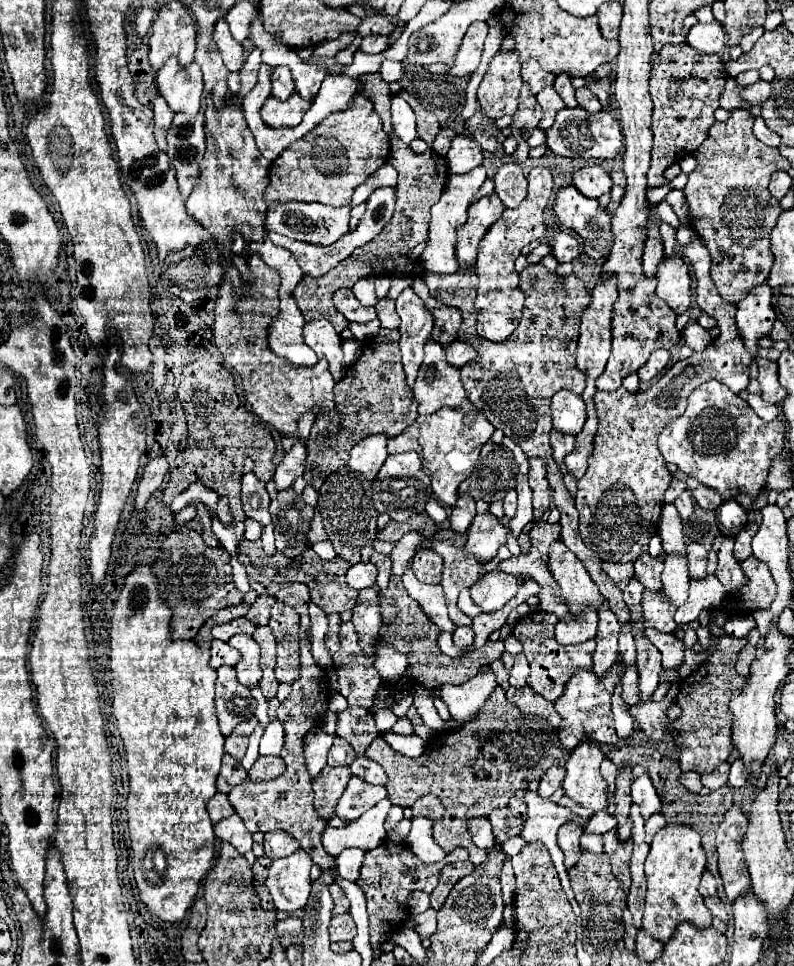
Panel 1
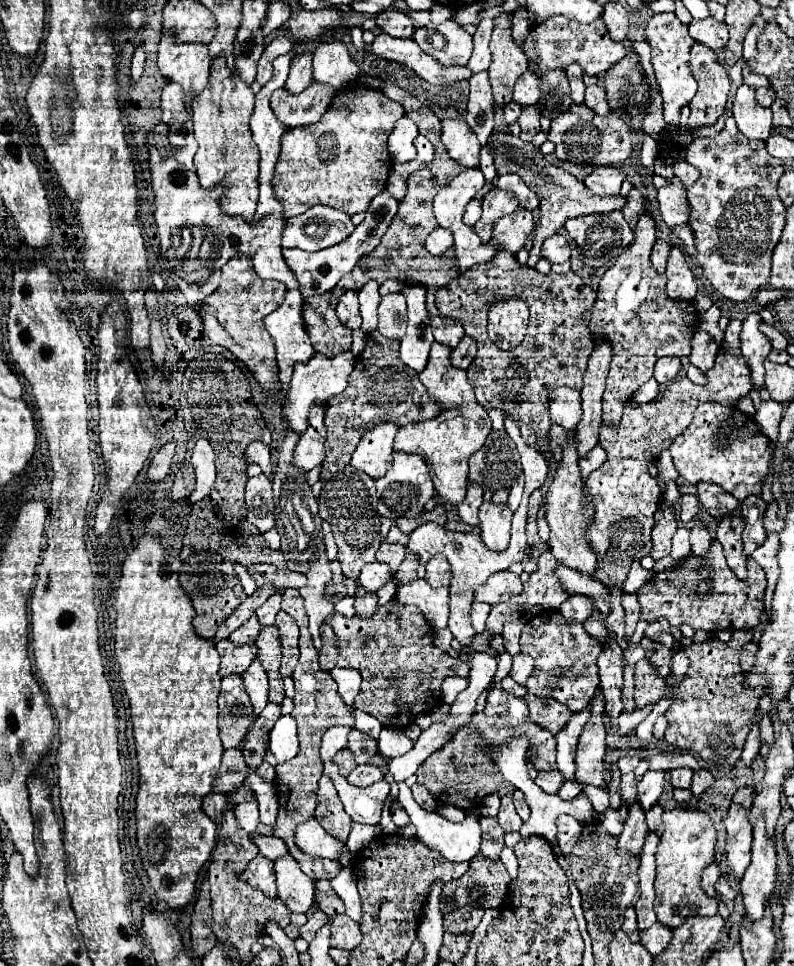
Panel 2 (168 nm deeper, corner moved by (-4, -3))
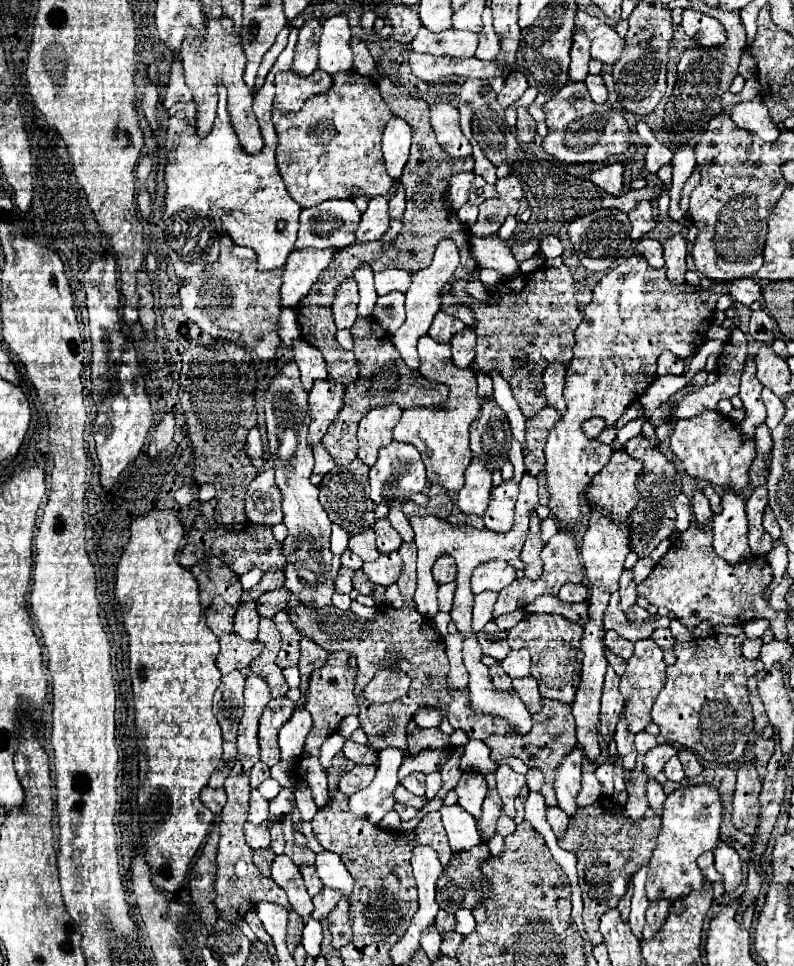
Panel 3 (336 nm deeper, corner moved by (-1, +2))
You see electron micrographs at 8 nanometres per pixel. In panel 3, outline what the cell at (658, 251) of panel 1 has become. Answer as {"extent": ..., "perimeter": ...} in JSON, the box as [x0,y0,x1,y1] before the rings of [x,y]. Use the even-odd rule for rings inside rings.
{"extent":[634,238,664,268],"perimeter":[[[642,238],[636,248],[634,248],[636,254],[642,254],[648,264],[652,268],[662,268],[664,266],[664,258],[662,258],[662,244],[658,240],[652,240],[652,238]]]}

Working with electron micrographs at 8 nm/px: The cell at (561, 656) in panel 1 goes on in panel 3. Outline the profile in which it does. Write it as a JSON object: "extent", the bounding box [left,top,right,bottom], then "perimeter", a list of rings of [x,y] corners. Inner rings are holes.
{"extent":[508,614,582,704],"perimeter":[[[528,614],[524,620],[520,620],[518,626],[512,630],[514,634],[508,636],[508,644],[512,648],[526,648],[532,656],[532,676],[540,684],[540,694],[544,698],[554,698],[566,704],[572,704],[576,698],[576,690],[580,684],[580,640],[582,640],[582,628],[564,616],[558,614]]]}

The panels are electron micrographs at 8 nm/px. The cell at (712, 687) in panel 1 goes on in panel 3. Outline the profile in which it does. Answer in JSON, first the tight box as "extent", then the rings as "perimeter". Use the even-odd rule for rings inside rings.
{"extent":[652,632,762,764],"perimeter":[[[744,632],[740,636],[728,634],[714,634],[702,640],[690,642],[676,642],[674,654],[676,662],[668,666],[668,678],[664,688],[660,690],[654,708],[652,708],[652,722],[660,726],[660,740],[670,744],[682,744],[696,752],[702,760],[710,764],[730,764],[738,760],[746,748],[748,734],[752,732],[752,706],[748,702],[746,682],[750,676],[762,670],[762,662],[748,660],[742,656],[742,642],[746,640]]]}

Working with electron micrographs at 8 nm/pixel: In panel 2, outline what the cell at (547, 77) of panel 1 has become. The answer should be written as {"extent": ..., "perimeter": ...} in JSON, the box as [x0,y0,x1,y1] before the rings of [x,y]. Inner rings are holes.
{"extent":[513,71,541,107],"perimeter":[[[525,71],[517,85],[515,85],[515,91],[513,91],[513,101],[521,107],[527,107],[527,105],[535,105],[541,97],[541,91],[539,91],[539,77],[535,77],[531,71]]]}

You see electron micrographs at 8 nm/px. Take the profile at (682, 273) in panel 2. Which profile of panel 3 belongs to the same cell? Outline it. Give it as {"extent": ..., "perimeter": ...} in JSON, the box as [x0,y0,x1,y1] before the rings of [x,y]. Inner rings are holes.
{"extent":[664,234,686,286],"perimeter":[[[674,234],[664,242],[664,260],[668,270],[668,280],[678,286],[684,284],[686,274],[686,240],[682,234]]]}

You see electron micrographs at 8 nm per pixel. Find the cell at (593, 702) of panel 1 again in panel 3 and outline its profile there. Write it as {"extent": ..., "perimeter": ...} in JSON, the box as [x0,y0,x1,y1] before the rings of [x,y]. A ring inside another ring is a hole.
{"extent":[556,746,584,816],"perimeter":[[[576,746],[572,748],[560,762],[560,766],[556,768],[556,798],[558,798],[558,806],[572,816],[576,812],[576,794],[580,790],[580,764],[584,760],[584,752]]]}

